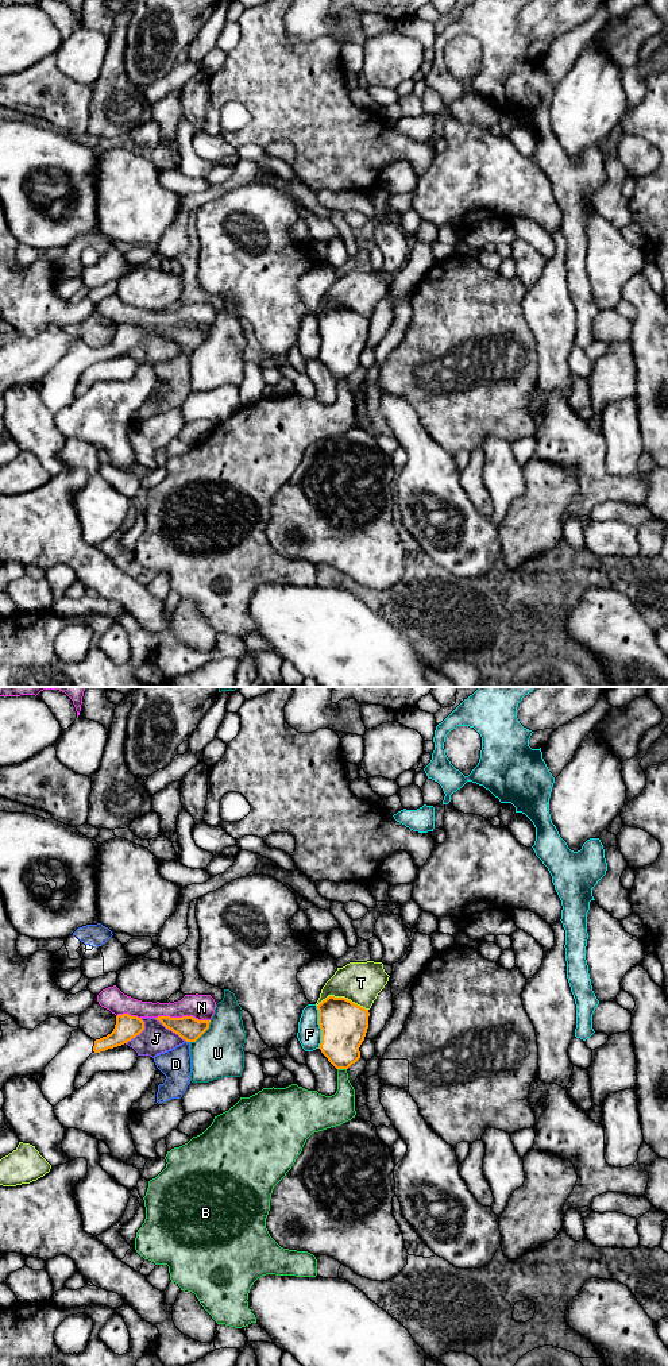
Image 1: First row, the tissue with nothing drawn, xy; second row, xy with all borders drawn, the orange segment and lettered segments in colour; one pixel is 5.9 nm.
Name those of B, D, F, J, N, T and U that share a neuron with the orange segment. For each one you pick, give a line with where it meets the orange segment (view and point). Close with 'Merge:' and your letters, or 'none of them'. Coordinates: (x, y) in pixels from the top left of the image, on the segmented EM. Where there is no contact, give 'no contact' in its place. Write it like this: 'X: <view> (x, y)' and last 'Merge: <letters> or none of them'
Merge: none of them

